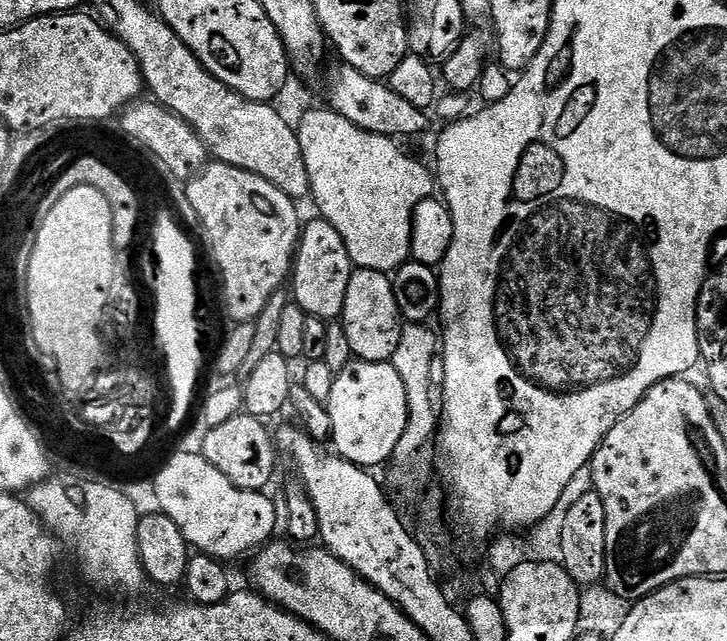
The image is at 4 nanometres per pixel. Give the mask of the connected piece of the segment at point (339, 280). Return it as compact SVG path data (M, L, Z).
M315 219L309 224L307 221L300 233L300 243L290 273L291 299L313 321L336 322L341 319L343 307L346 306L346 290L354 265L346 250L346 242L342 242L342 234L338 234L328 220Z

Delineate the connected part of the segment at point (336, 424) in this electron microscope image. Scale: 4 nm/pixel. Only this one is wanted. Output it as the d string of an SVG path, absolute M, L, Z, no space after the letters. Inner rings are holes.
M354 358L336 374L327 409L332 427L331 447L351 464L376 470L379 464L392 460L402 438L402 430L406 430L408 403L400 370L390 362L368 362Z

